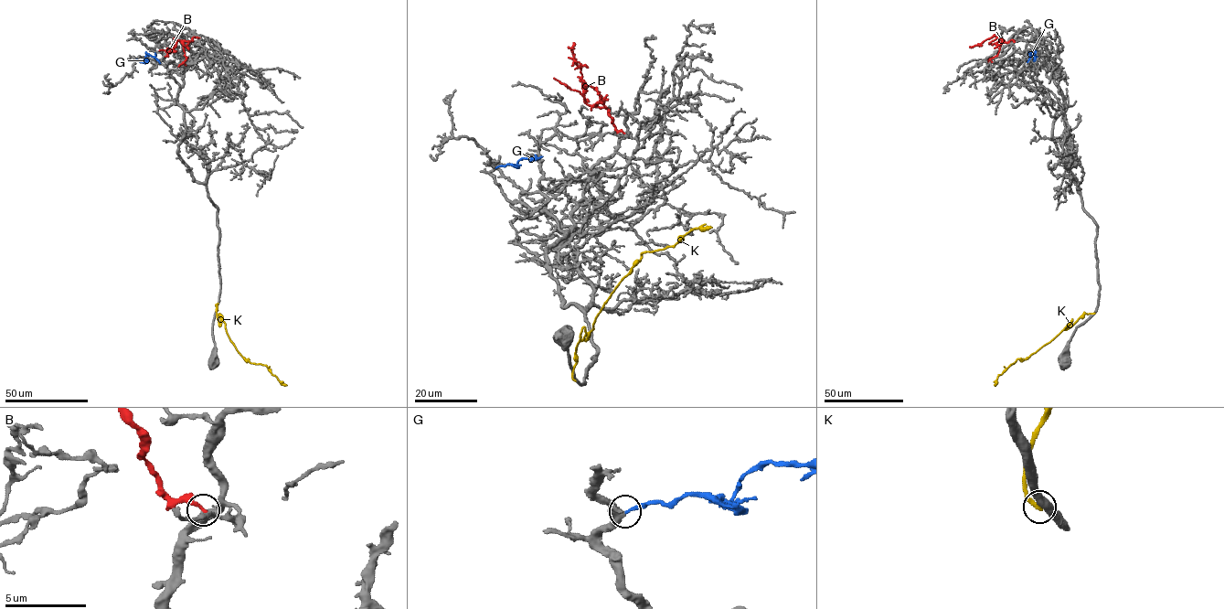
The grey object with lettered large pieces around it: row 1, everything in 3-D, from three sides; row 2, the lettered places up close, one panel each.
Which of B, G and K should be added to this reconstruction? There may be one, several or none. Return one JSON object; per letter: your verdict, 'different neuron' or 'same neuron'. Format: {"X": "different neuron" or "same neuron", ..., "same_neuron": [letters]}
{"B": "same neuron", "G": "same neuron", "K": "different neuron", "same_neuron": ["B", "G"]}

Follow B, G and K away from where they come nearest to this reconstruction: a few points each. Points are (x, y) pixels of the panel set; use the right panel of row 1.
B: (1014, 41), (1003, 42), (995, 36), (969, 46)
G: (1037, 57), (1034, 60), (1033, 50), (1027, 62)
K: (1094, 313), (1083, 314), (1064, 330), (1072, 319), (1035, 353), (1024, 359), (1017, 359), (998, 377), (995, 385)

